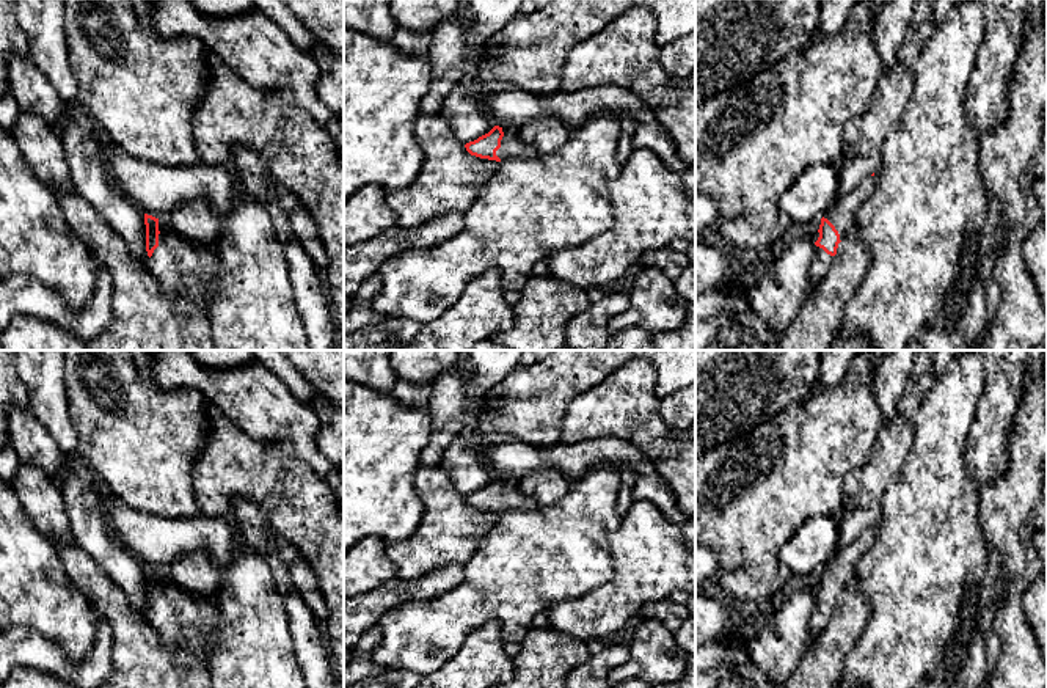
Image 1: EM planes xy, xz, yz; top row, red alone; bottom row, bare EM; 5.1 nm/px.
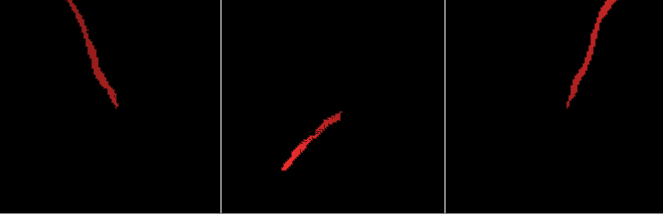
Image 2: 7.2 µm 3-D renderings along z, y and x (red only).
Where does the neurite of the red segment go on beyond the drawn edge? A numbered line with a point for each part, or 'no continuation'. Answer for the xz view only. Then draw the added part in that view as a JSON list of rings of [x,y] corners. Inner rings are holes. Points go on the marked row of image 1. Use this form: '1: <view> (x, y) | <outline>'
1: xz (512, 146) | [[[502,129],[504,137],[501,140],[501,148],[496,151],[496,156],[502,160],[507,159],[523,159],[529,160],[537,157],[537,149],[532,145],[524,143],[520,138],[518,130]]]

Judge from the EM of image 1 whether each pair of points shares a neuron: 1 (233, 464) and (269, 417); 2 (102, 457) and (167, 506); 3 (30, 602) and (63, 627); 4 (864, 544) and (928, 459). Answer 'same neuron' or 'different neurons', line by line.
1: different neurons
2: same neuron
3: same neuron
4: different neurons

